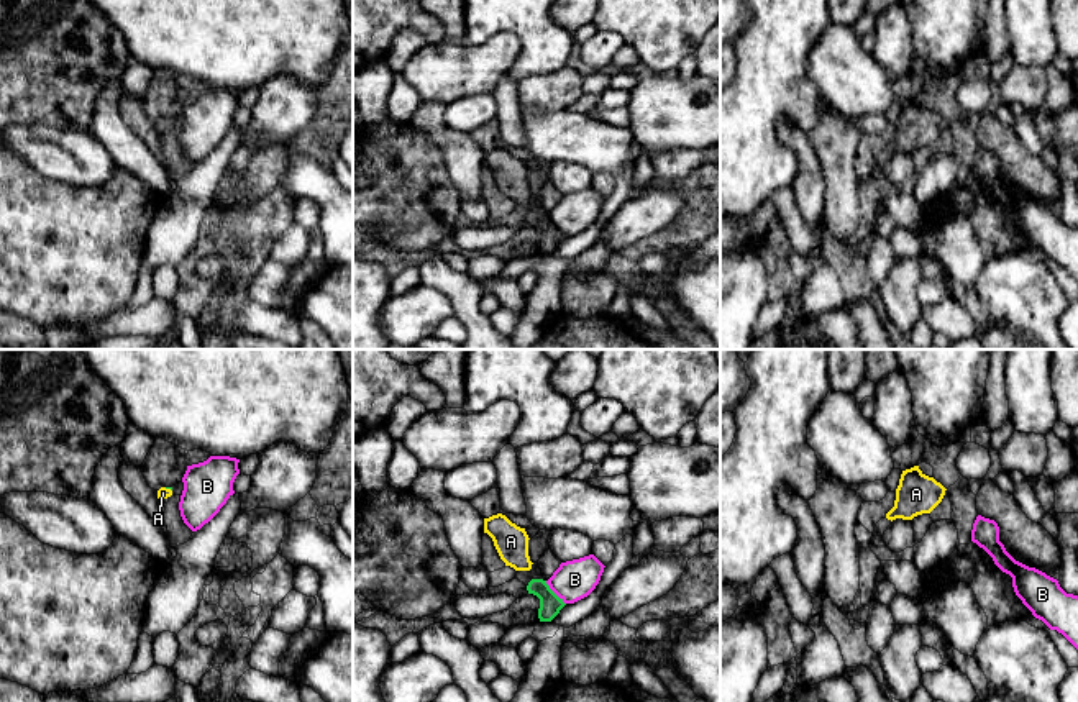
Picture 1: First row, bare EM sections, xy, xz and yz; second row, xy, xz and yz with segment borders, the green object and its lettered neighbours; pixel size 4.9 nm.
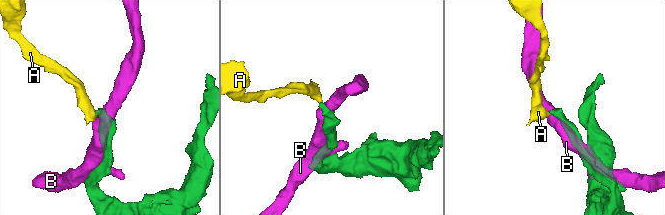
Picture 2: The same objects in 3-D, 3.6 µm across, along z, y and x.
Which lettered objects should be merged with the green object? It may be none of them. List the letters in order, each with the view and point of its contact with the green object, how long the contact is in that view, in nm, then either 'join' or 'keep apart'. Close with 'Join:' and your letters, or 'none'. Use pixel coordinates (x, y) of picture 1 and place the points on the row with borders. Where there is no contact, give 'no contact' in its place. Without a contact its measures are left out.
A: contact xy (168, 487); length 40 nm; join
B: contact xz (553, 592); length 160 nm; keep apart
Join: A

